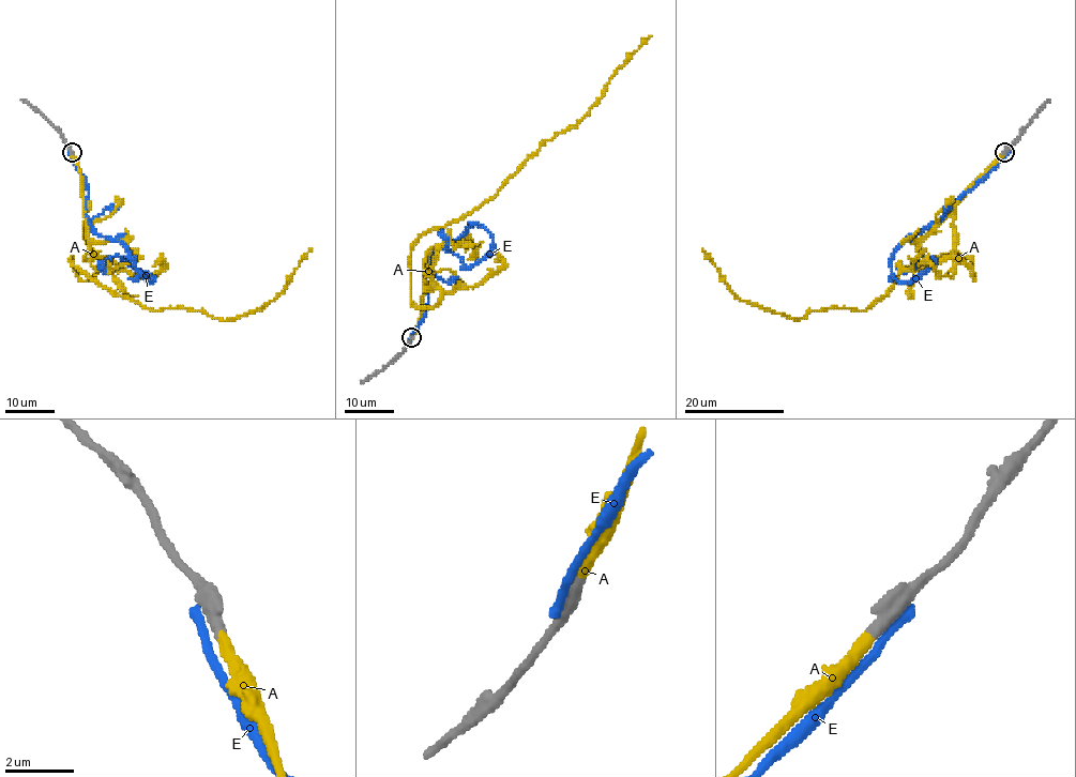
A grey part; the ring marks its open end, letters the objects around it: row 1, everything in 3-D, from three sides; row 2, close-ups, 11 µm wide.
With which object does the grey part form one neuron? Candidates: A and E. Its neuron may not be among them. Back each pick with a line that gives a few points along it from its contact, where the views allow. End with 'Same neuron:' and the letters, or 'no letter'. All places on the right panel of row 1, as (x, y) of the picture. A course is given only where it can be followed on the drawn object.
A: it runs (1004, 152), (945, 215), (973, 280), (965, 257), (933, 257), (866, 308), (793, 320), (738, 299), (701, 249)
Same neuron: A

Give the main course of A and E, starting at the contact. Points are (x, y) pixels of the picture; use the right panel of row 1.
A: (1004, 152), (945, 215), (973, 280), (965, 257), (933, 257), (866, 308), (793, 320), (738, 299), (701, 249)
E: (1008, 150), (894, 252), (890, 273), (913, 282), (934, 260), (920, 255), (910, 270), (897, 261)

